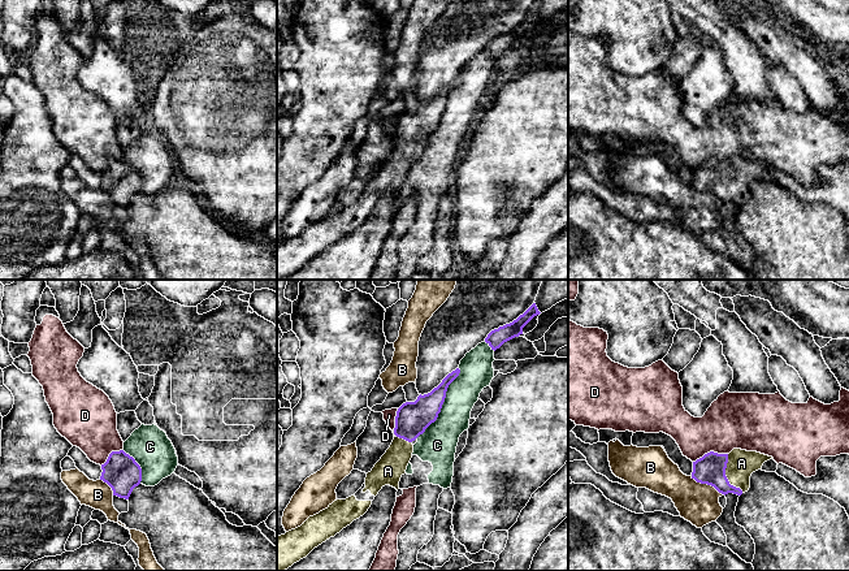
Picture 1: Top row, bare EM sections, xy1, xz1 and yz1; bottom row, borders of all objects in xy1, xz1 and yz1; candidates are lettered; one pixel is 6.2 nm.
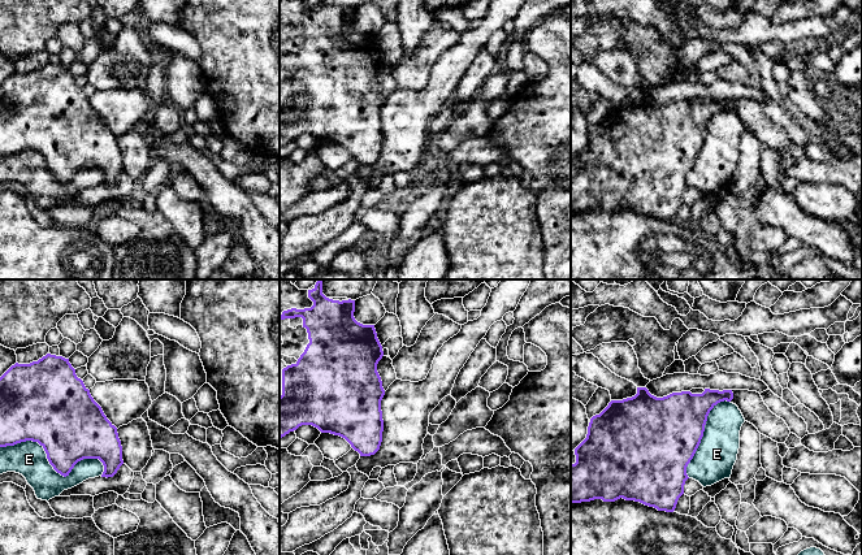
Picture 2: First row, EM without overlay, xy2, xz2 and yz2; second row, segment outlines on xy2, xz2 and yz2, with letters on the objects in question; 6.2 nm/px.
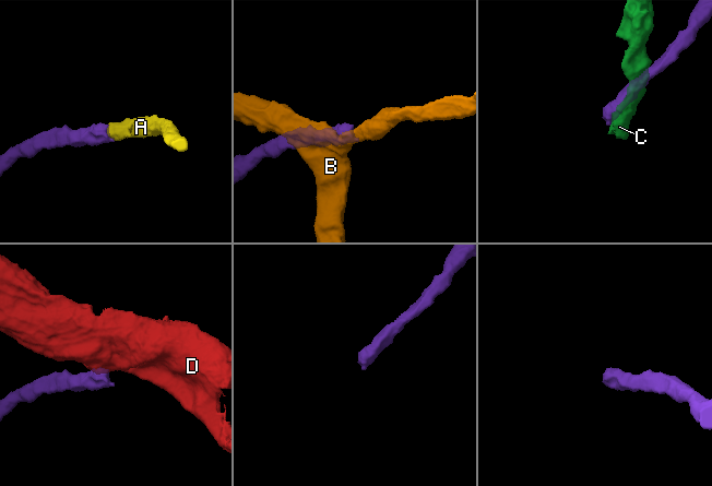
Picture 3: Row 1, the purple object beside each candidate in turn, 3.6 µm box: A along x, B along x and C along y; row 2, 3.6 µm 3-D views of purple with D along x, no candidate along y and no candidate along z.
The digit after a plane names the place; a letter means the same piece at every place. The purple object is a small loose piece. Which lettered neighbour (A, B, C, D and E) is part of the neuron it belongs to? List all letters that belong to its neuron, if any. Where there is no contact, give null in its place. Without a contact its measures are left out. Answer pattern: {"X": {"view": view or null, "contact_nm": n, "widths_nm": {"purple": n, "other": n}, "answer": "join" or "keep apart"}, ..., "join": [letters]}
{"A": {"view": "yz1", "contact_nm": 260, "widths_nm": {"purple": 180, "other": 170}, "answer": "join"}, "B": {"view": "yz1", "contact_nm": 240, "widths_nm": {"purple": 180, "other": 260}, "answer": "keep apart"}, "C": {"view": "xz1", "contact_nm": 500, "widths_nm": {"purple": 200, "other": 220}, "answer": "keep apart"}, "D": {"view": "yz1", "contact_nm": 220, "widths_nm": {"purple": 180, "other": 360}, "answer": "keep apart"}, "E": {"view": "xy2", "contact_nm": 650, "widths_nm": {"purple": 400, "other": 220}, "answer": "keep apart"}, "join": ["A"]}

